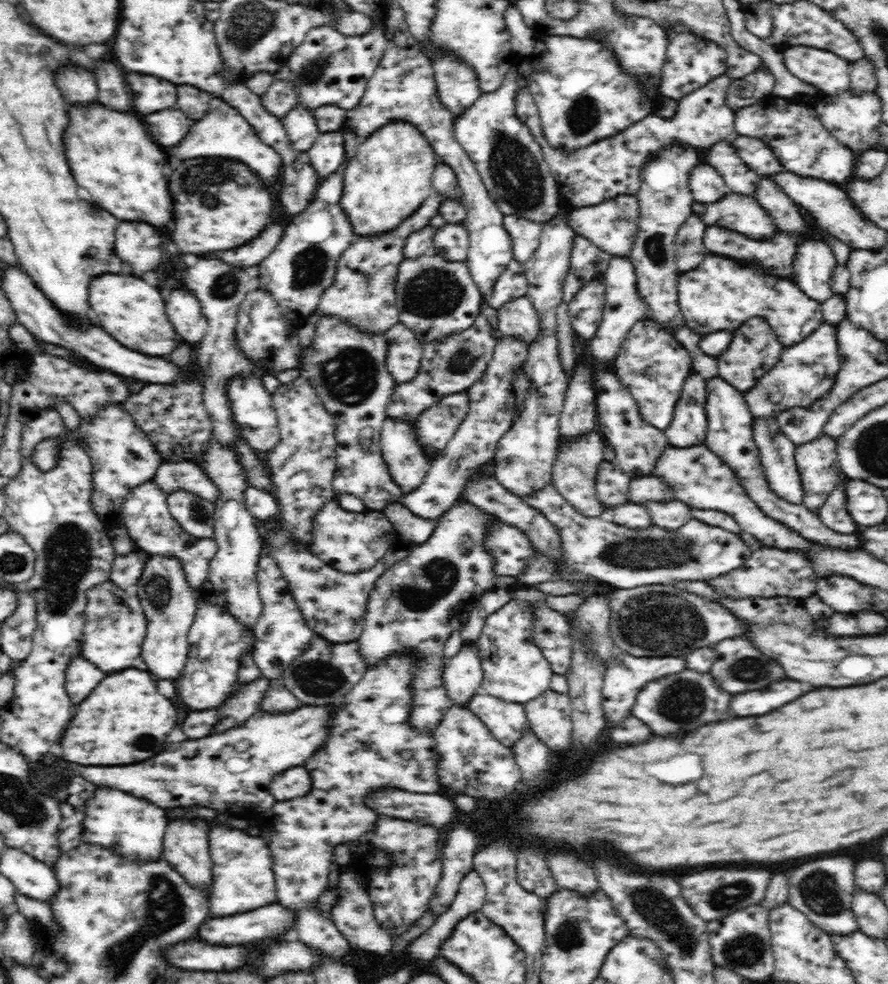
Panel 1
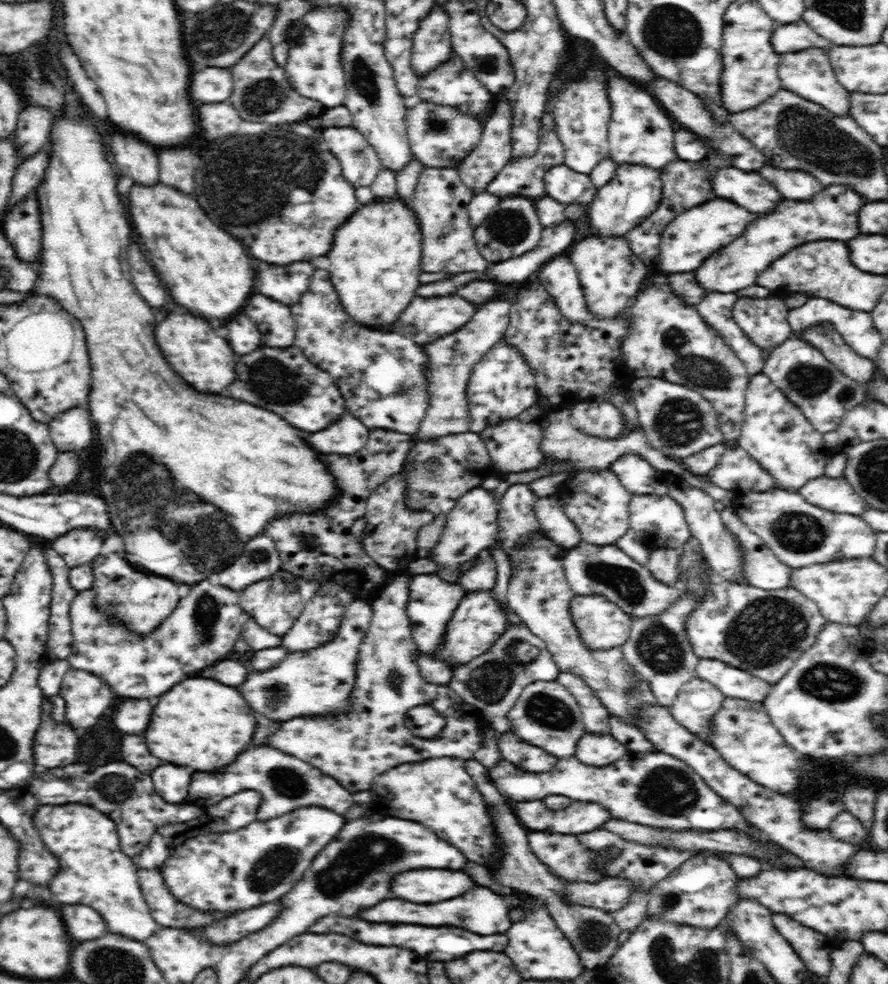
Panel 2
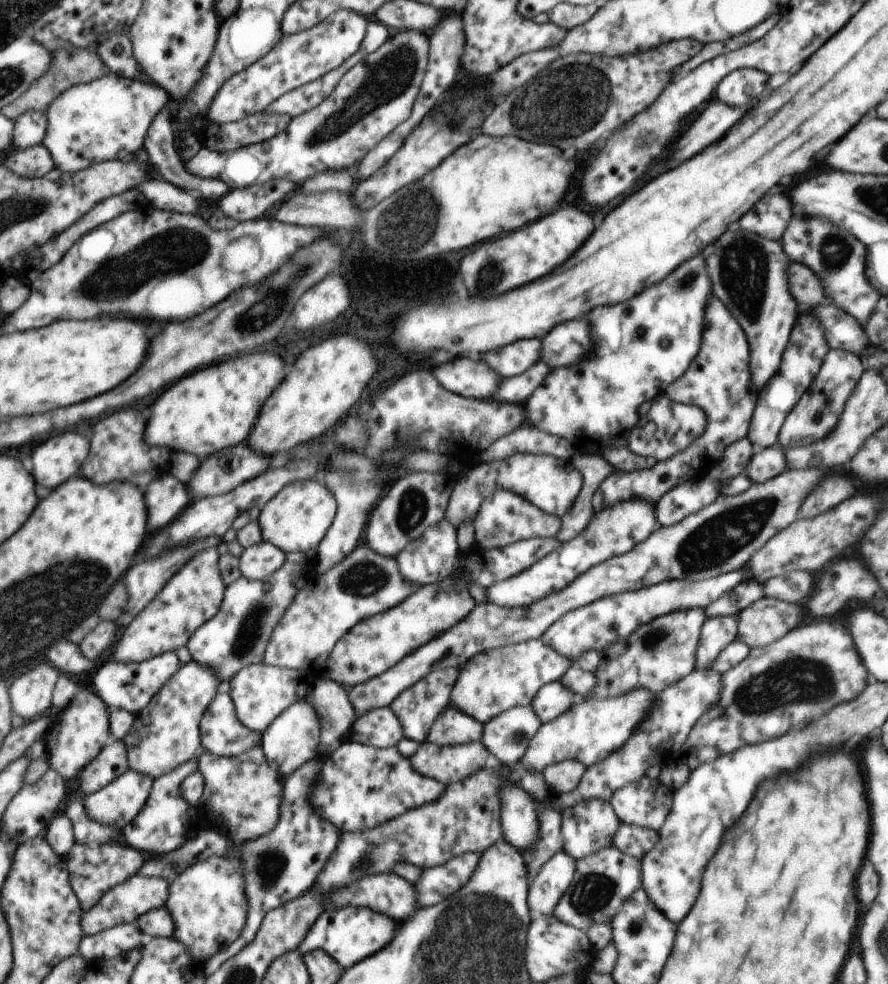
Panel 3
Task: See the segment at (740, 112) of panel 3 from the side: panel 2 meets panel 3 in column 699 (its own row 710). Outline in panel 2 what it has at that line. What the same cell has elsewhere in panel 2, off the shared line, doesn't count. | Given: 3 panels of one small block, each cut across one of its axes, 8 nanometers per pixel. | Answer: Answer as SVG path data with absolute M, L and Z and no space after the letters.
M124 700L114 712L114 722L122 732L142 734L150 724L150 716L152 706L148 700Z

